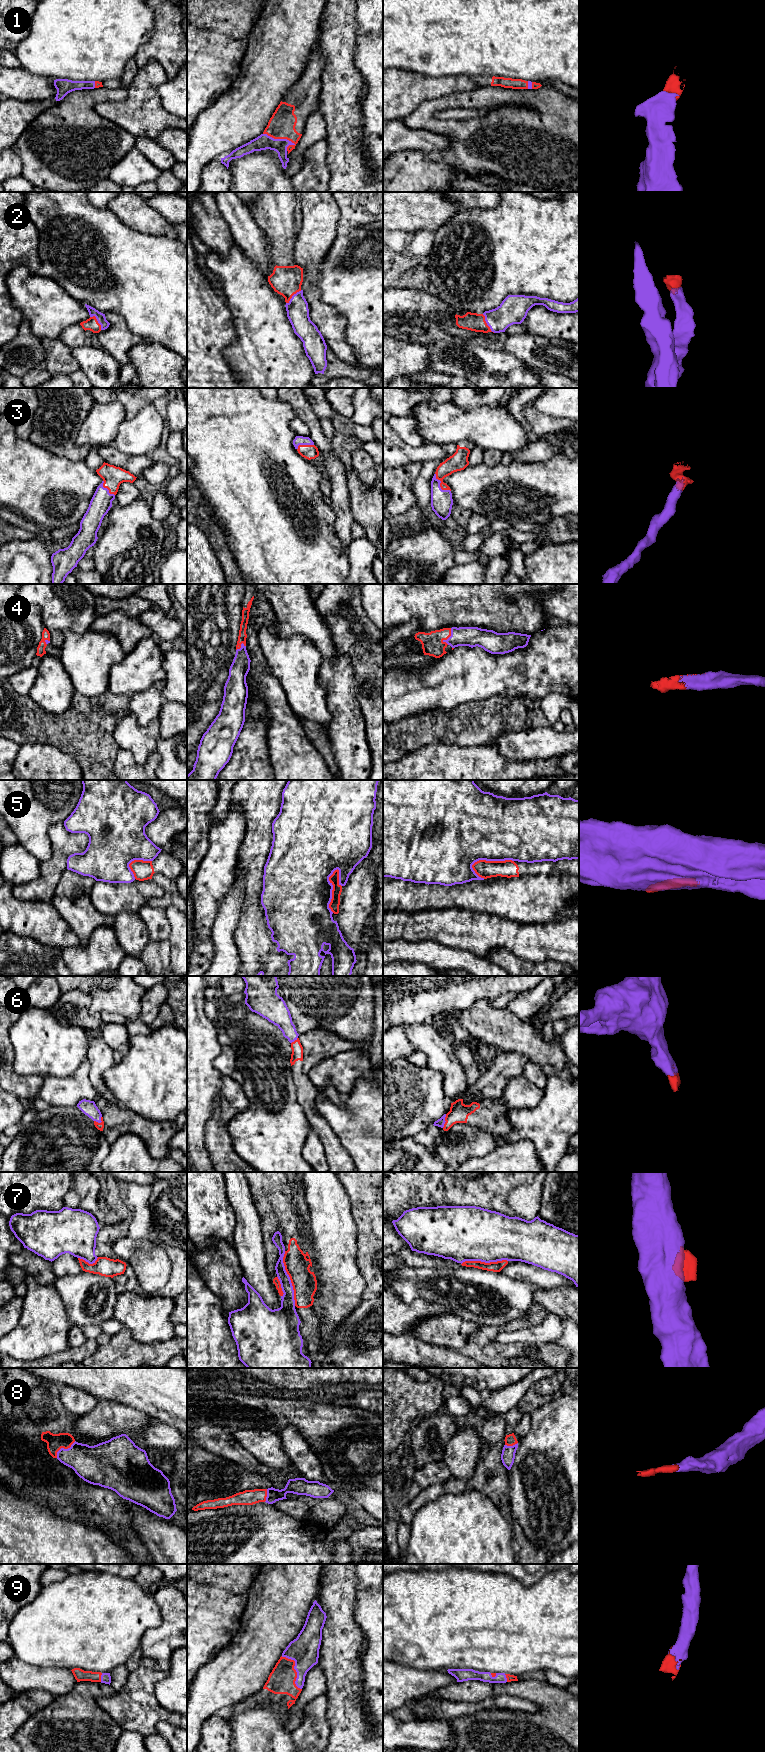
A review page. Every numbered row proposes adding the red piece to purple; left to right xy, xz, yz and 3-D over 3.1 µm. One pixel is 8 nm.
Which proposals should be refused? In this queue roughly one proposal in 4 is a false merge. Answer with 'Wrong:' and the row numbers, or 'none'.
Wrong: 5, 7

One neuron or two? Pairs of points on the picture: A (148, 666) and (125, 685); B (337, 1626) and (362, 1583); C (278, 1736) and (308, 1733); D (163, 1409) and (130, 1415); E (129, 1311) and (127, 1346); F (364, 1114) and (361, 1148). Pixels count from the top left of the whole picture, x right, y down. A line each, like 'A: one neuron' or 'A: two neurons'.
A: one neuron
B: two neurons
C: two neurons
D: two neurons
E: two neurons
F: one neuron

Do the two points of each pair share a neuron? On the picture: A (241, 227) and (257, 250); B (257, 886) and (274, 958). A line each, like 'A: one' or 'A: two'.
A: one
B: one

